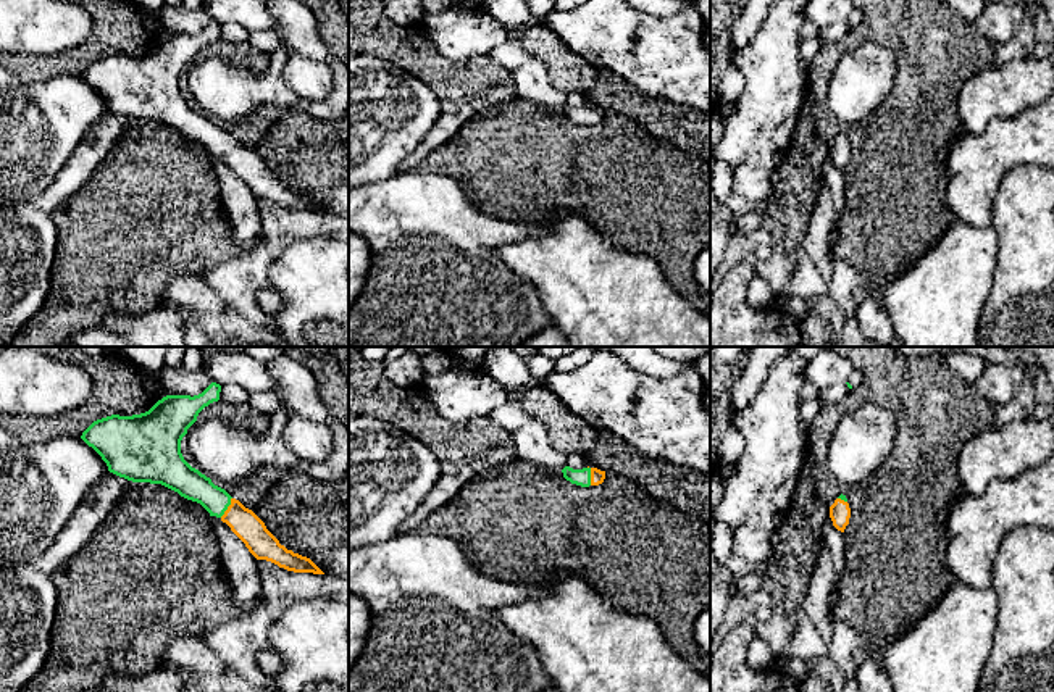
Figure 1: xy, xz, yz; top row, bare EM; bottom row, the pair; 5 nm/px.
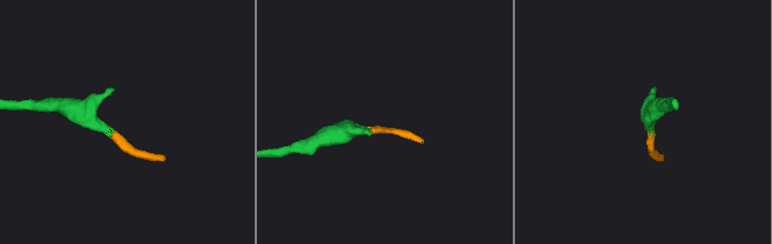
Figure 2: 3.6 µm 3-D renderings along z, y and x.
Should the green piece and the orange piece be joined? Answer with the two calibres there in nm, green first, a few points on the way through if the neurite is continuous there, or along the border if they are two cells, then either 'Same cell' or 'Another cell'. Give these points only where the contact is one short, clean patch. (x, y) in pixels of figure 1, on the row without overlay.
Thickness 160 nm (green) against 150 nm. Path across: xy (189, 121), (226, 145), (244, 162). Same cell

